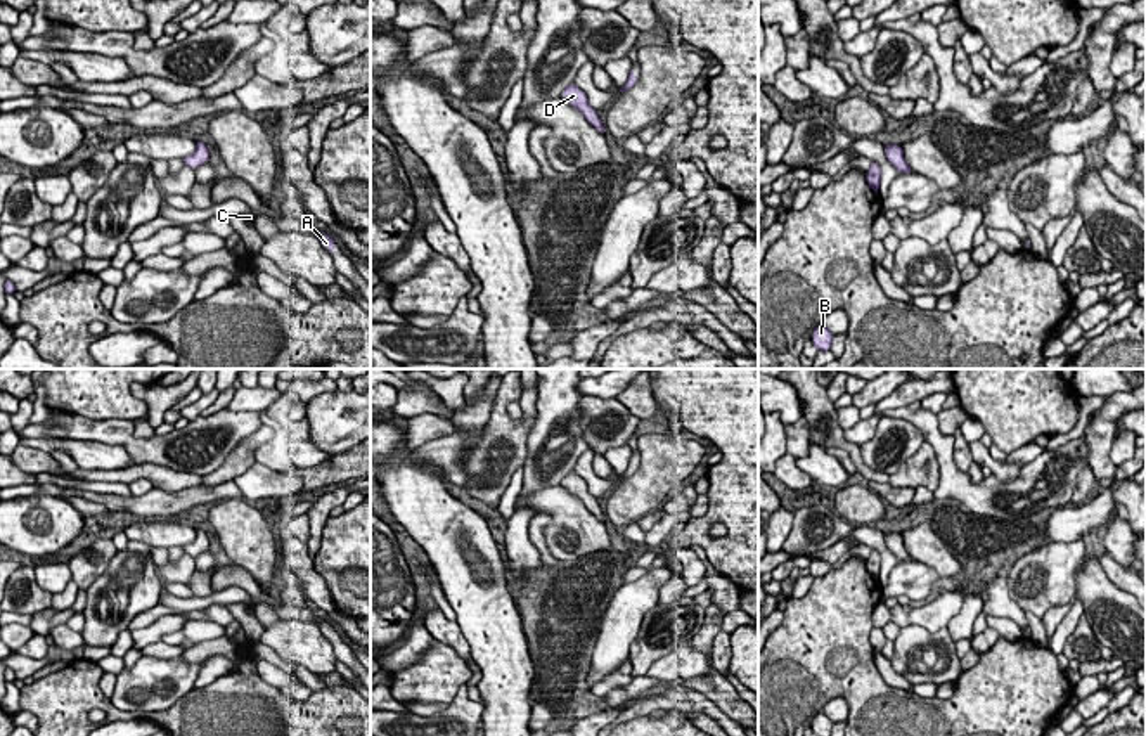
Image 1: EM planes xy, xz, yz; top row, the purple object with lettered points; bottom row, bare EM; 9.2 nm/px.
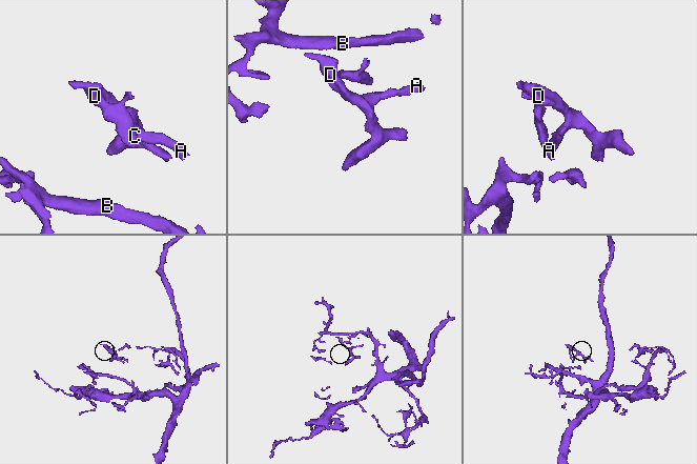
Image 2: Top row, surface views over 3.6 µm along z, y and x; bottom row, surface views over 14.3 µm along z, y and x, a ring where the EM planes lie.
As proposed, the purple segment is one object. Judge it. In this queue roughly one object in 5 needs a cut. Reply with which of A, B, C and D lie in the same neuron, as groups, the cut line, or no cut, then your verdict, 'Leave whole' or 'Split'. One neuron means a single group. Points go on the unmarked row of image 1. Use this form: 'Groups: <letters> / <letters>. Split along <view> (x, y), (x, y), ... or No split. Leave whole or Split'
Groups: A B C D. No split. Leave whole

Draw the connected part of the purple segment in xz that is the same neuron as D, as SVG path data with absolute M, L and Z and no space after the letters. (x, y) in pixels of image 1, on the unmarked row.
M570 471L563 480L561 485L568 488L576 499L583 502L583 506L599 520L604 523L606 514L602 513L601 506L597 504L597 499L589 494L587 481L580 478L575 471Z

